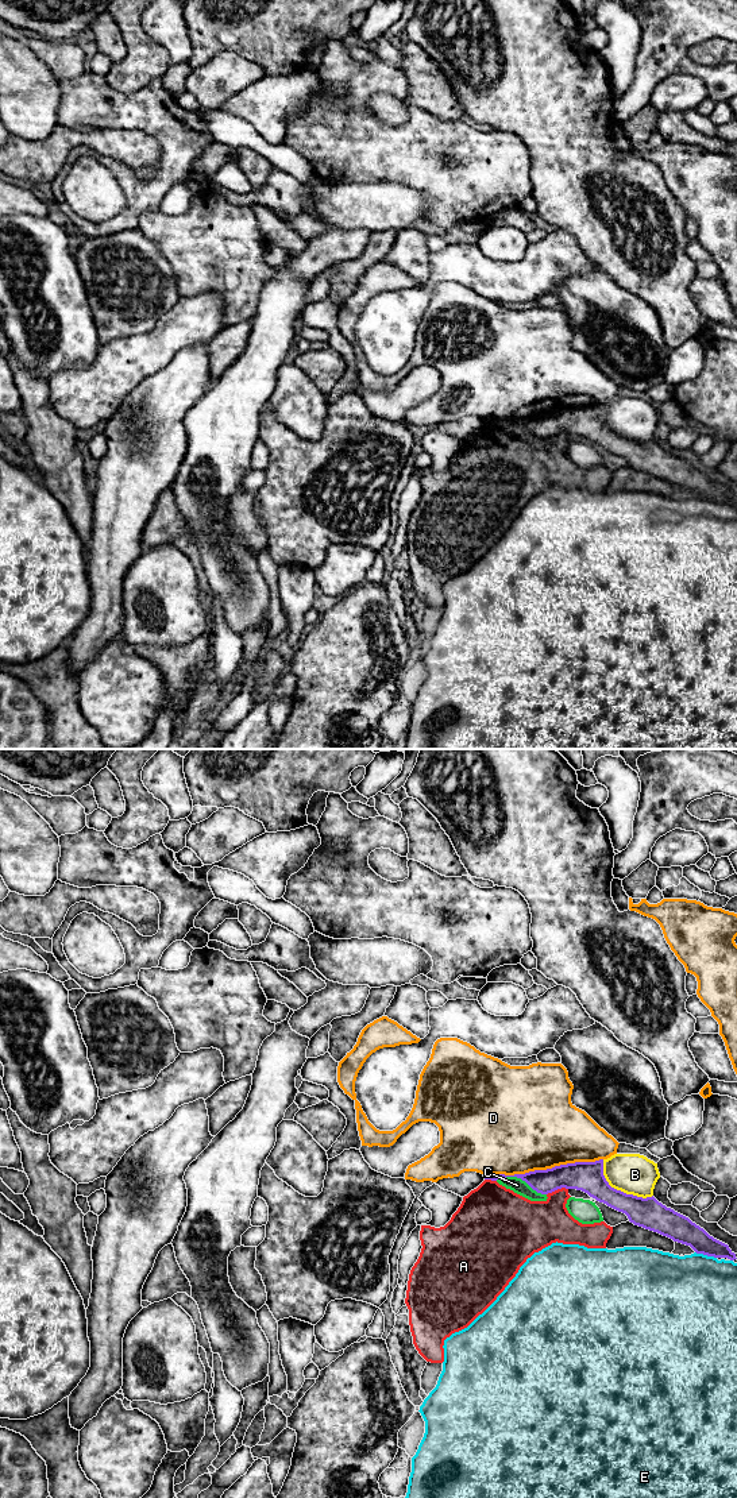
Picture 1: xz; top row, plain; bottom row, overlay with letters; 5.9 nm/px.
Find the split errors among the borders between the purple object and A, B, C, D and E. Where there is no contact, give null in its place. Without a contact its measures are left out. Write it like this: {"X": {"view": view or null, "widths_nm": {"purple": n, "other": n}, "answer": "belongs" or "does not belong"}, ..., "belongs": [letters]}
{"A": {"view": "xz", "widths_nm": {"purple": 180, "other": 280}, "answer": "does not belong"}, "B": {"view": "xz", "widths_nm": {"purple": 180, "other": 240}, "answer": "does not belong"}, "C": {"view": "xz", "widths_nm": {"purple": 140, "other": 90}, "answer": "does not belong"}, "D": {"view": "xz", "widths_nm": {"purple": 180, "other": 480}, "answer": "does not belong"}, "E": {"view": "xz", "widths_nm": {"purple": 160, "other": 480}, "answer": "does not belong"}, "belongs": []}

